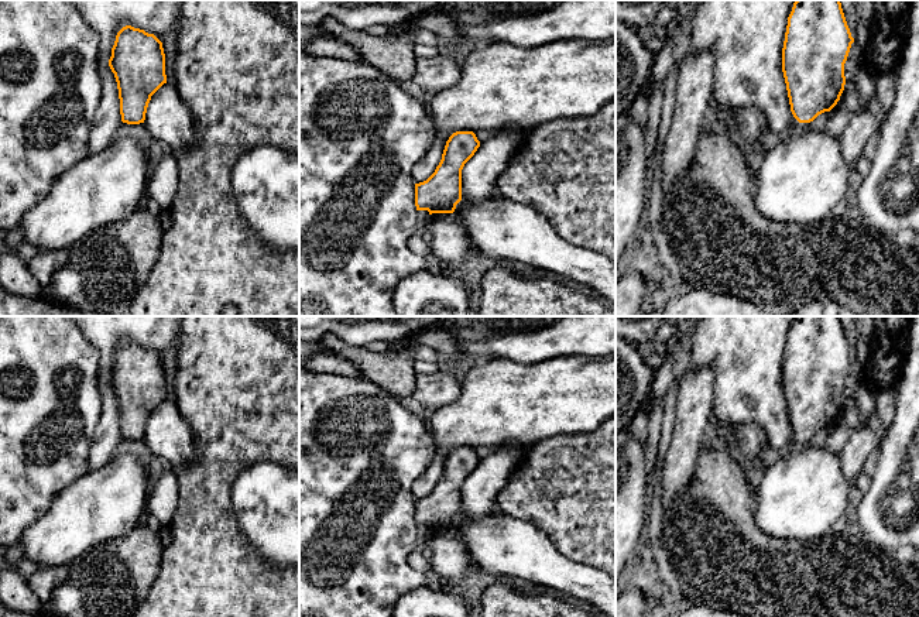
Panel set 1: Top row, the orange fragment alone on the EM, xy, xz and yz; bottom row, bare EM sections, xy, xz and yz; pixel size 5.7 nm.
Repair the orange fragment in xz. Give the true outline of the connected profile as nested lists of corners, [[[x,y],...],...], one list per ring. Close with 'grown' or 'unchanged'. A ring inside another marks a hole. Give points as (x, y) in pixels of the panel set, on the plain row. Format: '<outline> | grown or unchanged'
[[[456,448],[449,453],[435,489],[415,500],[416,527],[428,527],[429,531],[455,528],[462,517],[462,486],[479,463],[473,448]]] | unchanged

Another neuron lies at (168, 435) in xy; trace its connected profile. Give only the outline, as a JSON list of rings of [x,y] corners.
[[[164,400],[147,424],[144,441],[151,456],[165,459],[171,470],[189,466],[196,460],[198,448],[188,422],[176,402]]]

